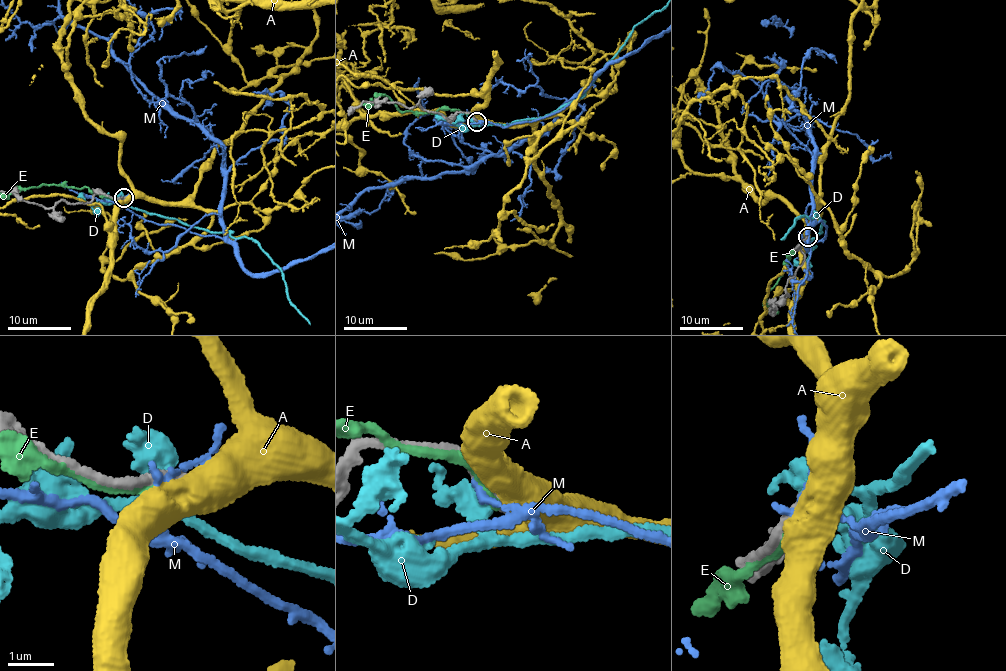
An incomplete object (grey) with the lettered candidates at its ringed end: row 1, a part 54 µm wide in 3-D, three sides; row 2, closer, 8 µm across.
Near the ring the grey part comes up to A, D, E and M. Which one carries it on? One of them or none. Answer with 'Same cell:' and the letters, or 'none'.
Same cell: none

